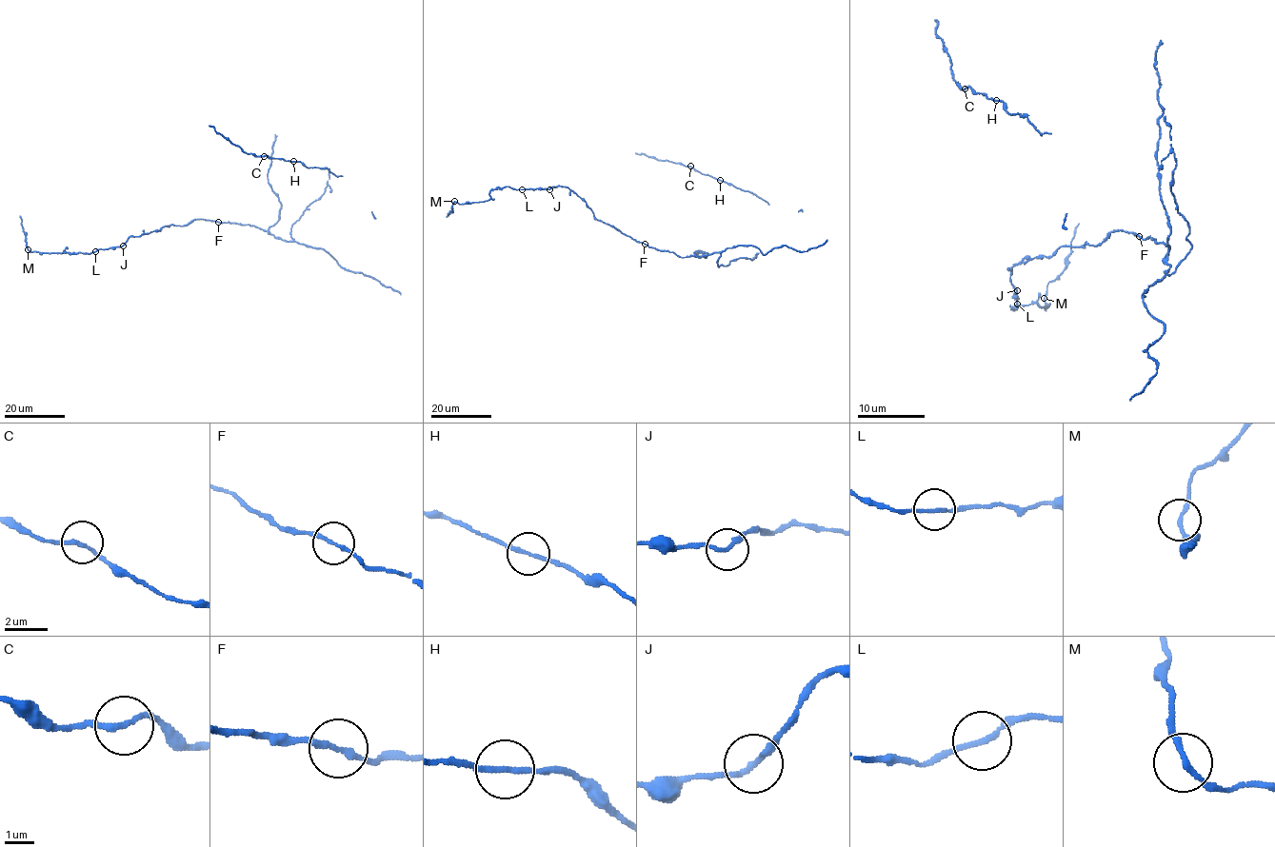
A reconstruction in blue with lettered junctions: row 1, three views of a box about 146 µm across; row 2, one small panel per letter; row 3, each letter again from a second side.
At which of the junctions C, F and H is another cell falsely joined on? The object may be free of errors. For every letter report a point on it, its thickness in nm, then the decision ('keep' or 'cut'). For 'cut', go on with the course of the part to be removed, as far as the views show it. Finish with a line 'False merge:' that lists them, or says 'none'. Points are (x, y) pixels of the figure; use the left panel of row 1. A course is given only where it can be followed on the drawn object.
C: place (264, 156); calibre 170 nm; keep
F: place (218, 222); calibre 170 nm; keep
H: place (293, 161); calibre 170 nm; keep
False merge: none

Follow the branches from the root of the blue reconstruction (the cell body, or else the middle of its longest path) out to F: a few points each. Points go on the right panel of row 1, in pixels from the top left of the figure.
F: (1167, 256), (1169, 246), (1139, 236)

